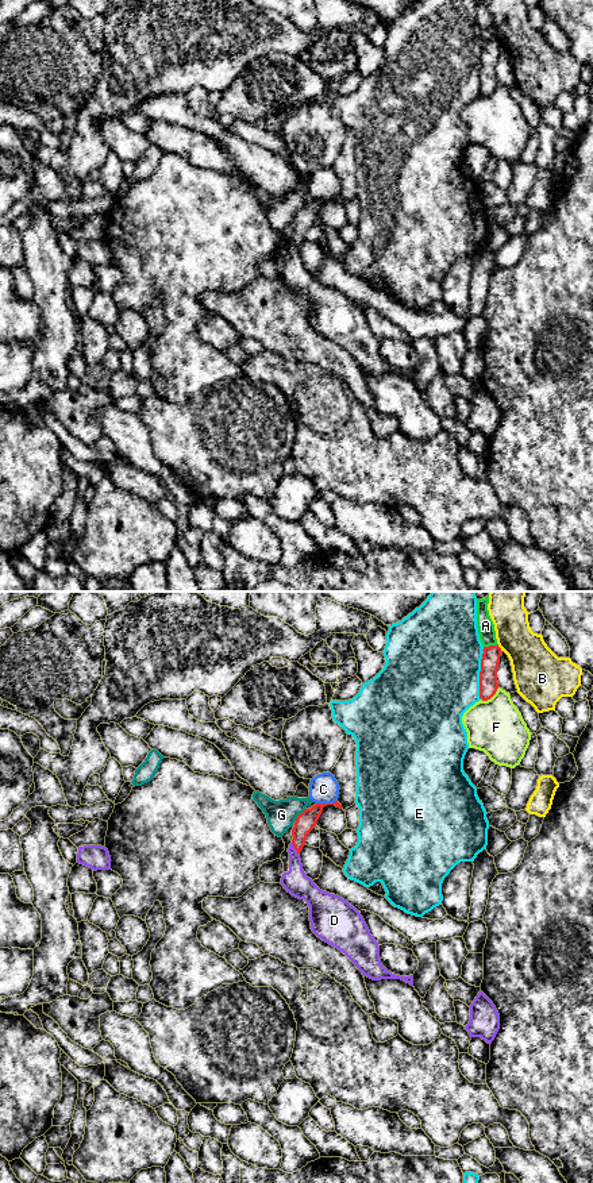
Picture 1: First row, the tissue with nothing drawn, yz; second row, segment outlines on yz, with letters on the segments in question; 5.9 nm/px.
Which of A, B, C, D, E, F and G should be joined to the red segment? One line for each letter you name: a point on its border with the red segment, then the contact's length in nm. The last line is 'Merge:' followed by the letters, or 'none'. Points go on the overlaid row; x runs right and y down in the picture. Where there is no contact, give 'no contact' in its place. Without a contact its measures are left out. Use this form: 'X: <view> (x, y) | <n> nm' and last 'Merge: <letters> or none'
Merge: none

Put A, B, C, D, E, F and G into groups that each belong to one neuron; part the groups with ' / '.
A / B / C G / D / E / F

